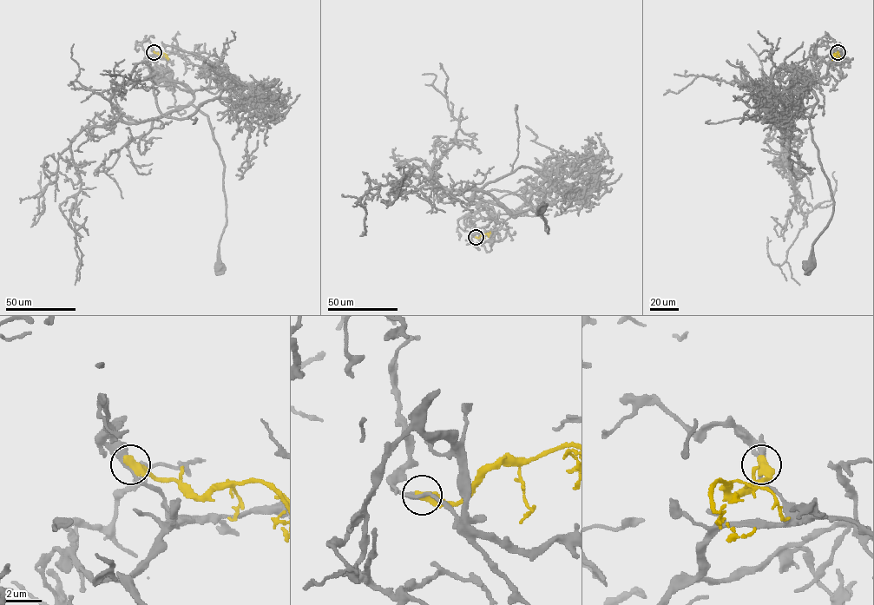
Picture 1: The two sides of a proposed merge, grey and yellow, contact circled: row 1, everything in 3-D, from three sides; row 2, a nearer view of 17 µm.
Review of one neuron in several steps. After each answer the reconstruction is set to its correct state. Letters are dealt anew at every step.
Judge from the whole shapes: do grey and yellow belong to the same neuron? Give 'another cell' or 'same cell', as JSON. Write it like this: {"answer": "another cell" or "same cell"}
{"answer": "another cell"}

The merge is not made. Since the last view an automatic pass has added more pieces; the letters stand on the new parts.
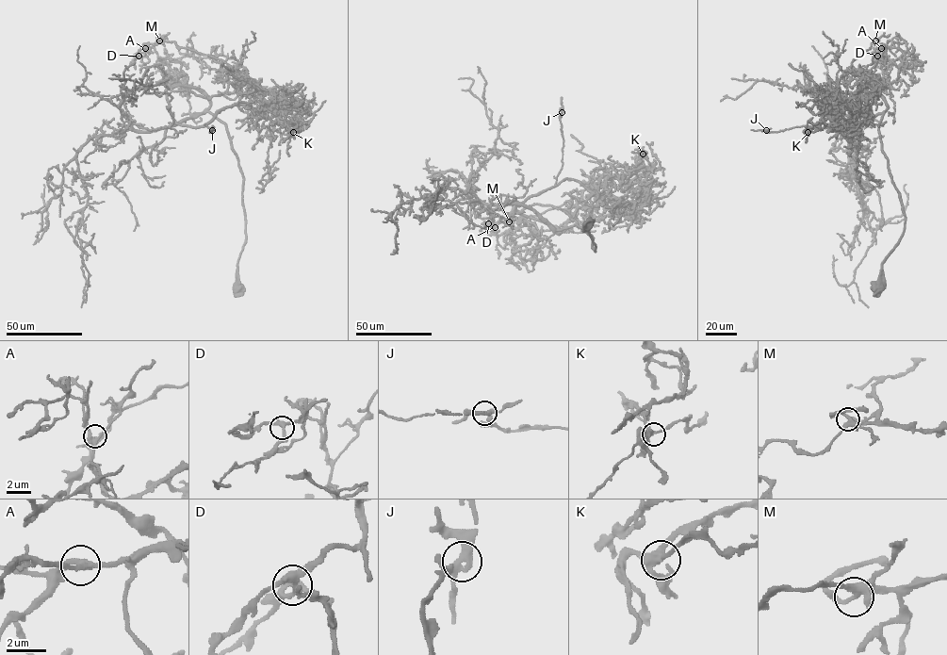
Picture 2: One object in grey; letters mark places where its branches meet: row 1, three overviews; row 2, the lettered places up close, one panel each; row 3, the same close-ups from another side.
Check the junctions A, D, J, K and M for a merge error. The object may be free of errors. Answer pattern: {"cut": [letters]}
{"cut": []}

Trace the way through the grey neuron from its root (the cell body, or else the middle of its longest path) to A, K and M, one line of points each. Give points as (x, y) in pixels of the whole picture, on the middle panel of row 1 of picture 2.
A: (588, 223), (595, 251), (578, 225), (558, 233), (518, 211), (537, 230), (497, 235), (495, 227)
K: (588, 223), (595, 251), (578, 225), (558, 233), (516, 206), (566, 178), (602, 196), (637, 176), (643, 154)
M: (588, 223), (595, 251), (578, 225), (558, 233), (521, 212), (551, 205), (572, 217), (576, 197), (509, 221)

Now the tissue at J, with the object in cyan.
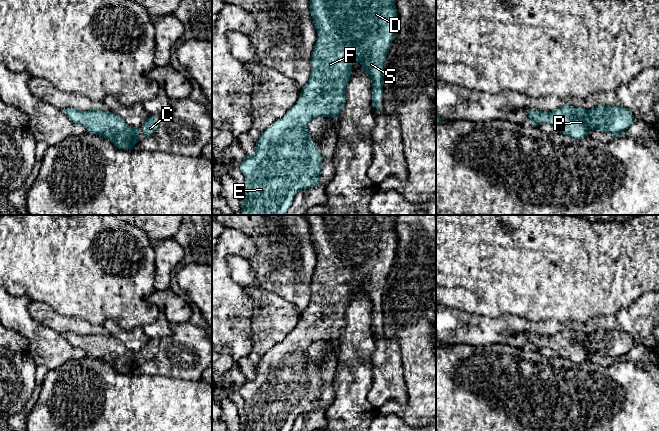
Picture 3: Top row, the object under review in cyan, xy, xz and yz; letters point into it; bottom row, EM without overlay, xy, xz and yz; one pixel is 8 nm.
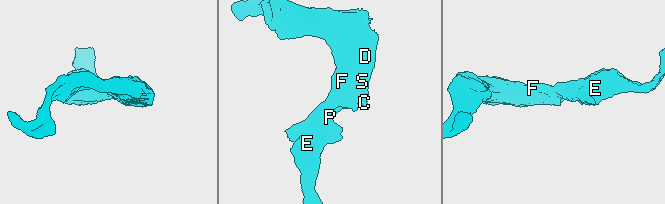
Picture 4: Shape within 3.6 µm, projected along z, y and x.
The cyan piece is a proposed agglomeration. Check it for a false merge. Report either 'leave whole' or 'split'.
leave whole

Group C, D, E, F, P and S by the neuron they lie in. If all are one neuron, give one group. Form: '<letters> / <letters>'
C D E F P S

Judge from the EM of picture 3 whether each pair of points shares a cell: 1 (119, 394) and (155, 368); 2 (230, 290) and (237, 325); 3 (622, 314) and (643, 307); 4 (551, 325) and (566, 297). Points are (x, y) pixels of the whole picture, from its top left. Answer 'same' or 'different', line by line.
1: different
2: same
3: same
4: different

